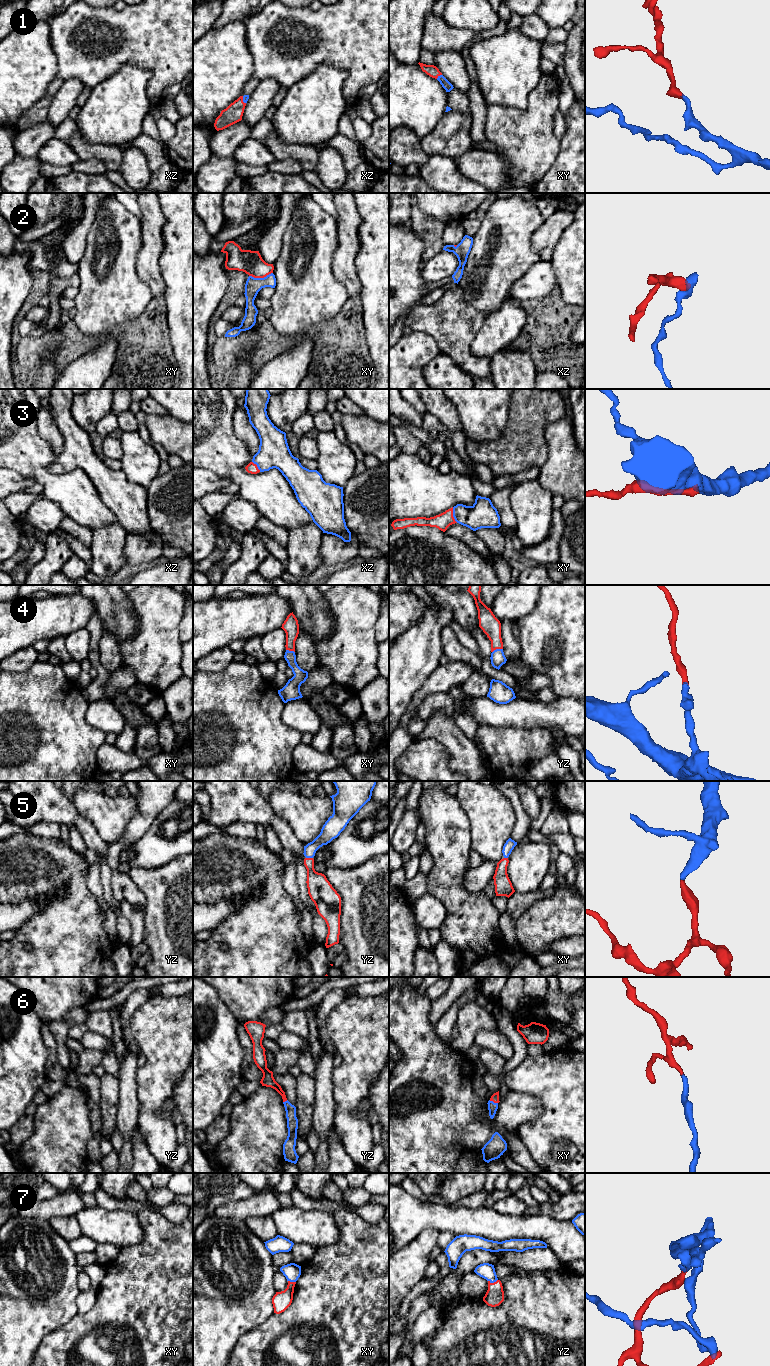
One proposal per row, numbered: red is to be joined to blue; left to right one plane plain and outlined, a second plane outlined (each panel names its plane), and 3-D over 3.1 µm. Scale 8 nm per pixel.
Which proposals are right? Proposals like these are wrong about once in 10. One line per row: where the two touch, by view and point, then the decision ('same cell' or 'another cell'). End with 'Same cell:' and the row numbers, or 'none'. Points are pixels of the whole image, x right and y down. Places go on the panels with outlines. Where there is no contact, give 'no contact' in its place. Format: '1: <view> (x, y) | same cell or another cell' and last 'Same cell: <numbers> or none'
1: xy (438, 76) | same cell
2: xy (260, 278) | same cell
3: xy (453, 515) | same cell
4: yz (497, 649) | same cell
5: yz (309, 857) | same cell
6: xy (492, 1101) | same cell
7: yz (492, 1282) | same cell
Same cell: 1, 2, 3, 4, 5, 6, 7

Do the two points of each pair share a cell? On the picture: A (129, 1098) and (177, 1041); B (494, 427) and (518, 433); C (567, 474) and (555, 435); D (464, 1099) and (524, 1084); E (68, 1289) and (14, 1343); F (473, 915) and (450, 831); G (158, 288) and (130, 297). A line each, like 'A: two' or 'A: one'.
A: two
B: two
C: one
D: two
E: one
F: one
G: two

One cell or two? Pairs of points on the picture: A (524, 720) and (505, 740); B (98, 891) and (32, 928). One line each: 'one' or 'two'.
A: two
B: two

